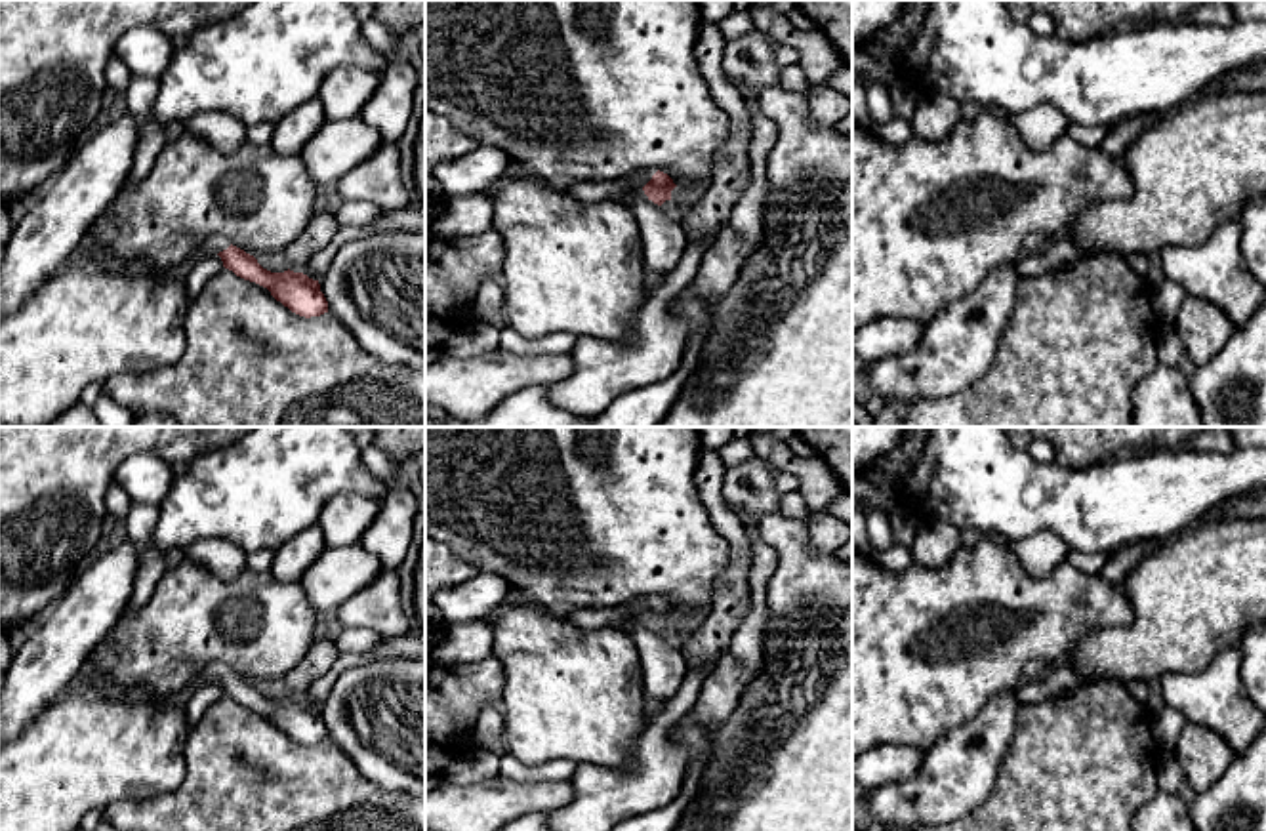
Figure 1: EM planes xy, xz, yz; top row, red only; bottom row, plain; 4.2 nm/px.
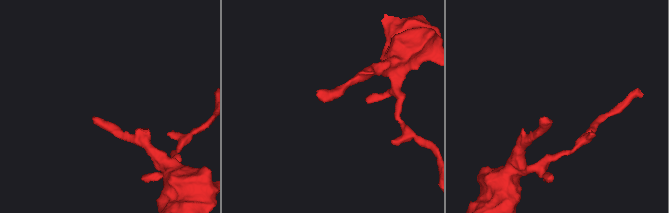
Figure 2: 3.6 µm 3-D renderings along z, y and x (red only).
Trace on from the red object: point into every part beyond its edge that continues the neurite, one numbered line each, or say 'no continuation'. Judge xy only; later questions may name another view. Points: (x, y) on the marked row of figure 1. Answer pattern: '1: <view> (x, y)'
1: xy (216, 244)

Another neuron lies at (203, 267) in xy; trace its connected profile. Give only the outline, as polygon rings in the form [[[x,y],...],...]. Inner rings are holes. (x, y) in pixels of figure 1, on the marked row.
[[[215,252],[198,255],[183,273],[189,301],[194,301],[206,282],[223,269],[223,261]]]

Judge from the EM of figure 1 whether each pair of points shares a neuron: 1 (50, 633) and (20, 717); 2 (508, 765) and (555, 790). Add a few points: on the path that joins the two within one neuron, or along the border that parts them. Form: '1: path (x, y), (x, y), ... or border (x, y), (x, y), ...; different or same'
1: path (50, 654), (25, 696); same
2: border (498, 774), (510, 780), (567, 780); different

